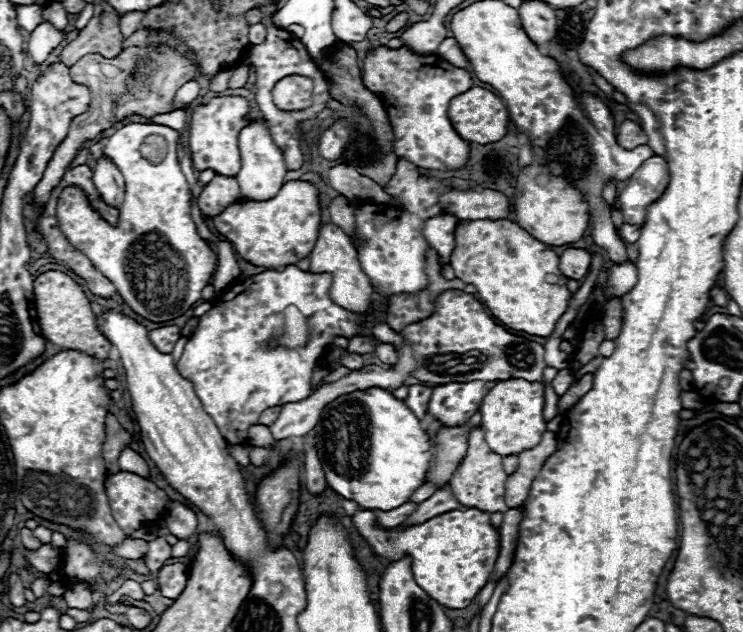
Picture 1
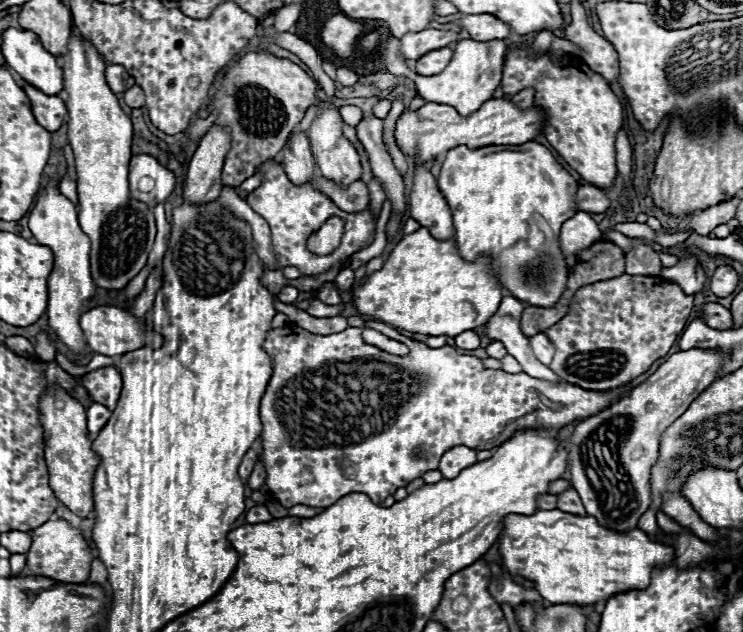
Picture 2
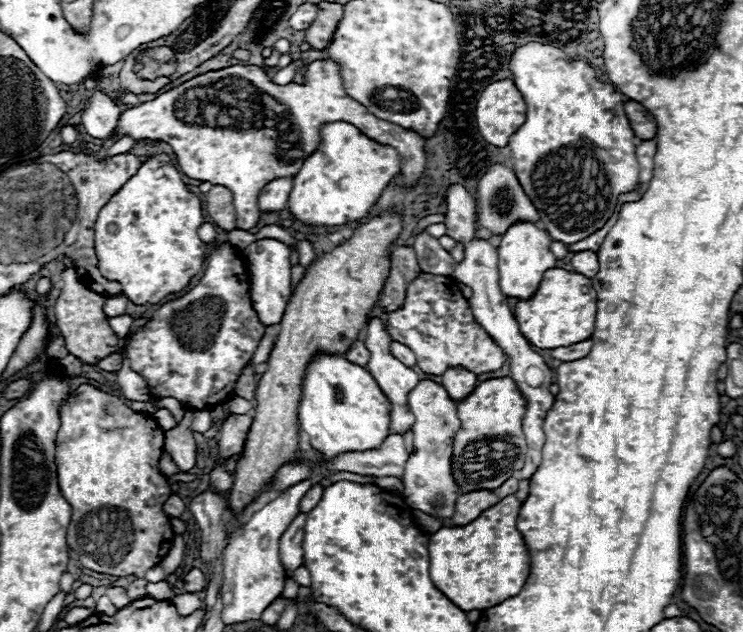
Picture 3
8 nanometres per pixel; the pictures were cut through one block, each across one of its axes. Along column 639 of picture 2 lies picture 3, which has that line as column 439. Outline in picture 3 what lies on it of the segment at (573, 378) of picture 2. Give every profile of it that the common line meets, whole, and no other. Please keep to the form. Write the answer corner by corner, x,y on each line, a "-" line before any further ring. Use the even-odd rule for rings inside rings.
420,272
406,290
406,300
400,310
390,312
386,328
392,340
408,346
416,354
416,366
430,376
440,376
446,368
466,368
476,376
496,372
504,366
506,354
476,322
468,298
462,296
458,282
450,276
434,276

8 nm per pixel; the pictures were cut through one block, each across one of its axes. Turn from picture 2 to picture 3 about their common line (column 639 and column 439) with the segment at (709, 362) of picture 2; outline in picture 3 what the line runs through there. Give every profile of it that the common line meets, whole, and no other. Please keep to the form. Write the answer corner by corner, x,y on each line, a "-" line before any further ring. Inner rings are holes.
422,380
418,386
410,392
408,396
408,406
414,414
414,452
410,454
402,482
404,482
404,502
420,510
428,516
440,518
440,520
450,520
456,508
456,500
460,496
460,486
456,484
452,476
452,450
454,450
454,434
460,430
462,422
456,414
456,402
448,396
444,386
432,382
432,380

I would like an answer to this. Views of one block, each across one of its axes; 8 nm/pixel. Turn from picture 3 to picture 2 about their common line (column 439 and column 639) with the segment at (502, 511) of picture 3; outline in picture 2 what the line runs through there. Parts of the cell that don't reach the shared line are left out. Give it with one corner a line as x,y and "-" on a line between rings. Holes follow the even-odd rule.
558,508
538,510
532,516
506,516
496,544
514,582
538,590
550,604
598,604
632,588
644,590
650,584
650,572
674,560
672,546
648,540
638,528
618,534
600,526
592,516
574,516

